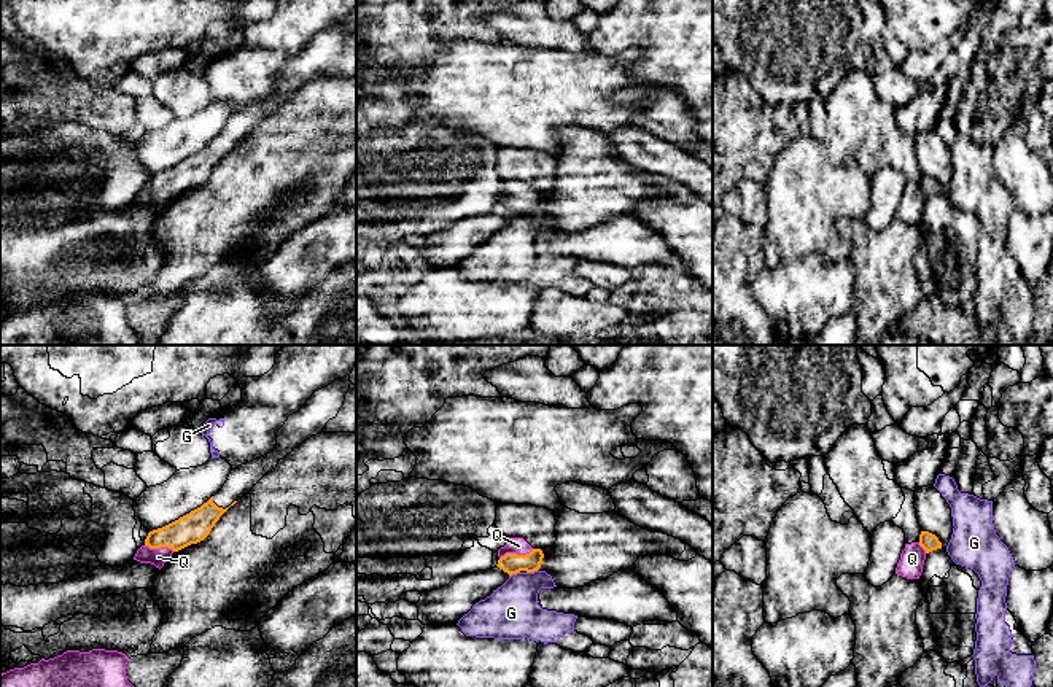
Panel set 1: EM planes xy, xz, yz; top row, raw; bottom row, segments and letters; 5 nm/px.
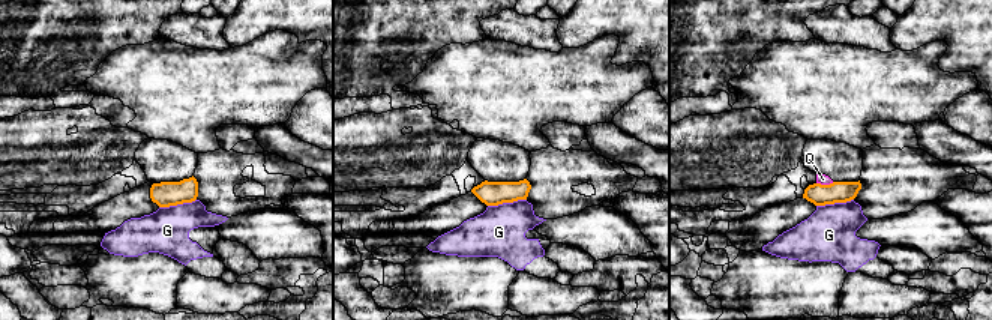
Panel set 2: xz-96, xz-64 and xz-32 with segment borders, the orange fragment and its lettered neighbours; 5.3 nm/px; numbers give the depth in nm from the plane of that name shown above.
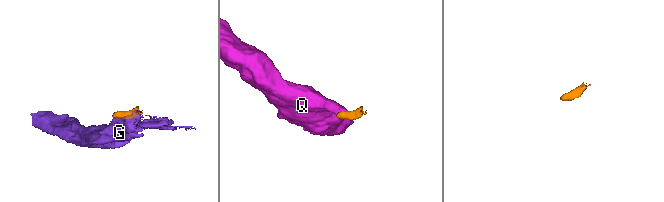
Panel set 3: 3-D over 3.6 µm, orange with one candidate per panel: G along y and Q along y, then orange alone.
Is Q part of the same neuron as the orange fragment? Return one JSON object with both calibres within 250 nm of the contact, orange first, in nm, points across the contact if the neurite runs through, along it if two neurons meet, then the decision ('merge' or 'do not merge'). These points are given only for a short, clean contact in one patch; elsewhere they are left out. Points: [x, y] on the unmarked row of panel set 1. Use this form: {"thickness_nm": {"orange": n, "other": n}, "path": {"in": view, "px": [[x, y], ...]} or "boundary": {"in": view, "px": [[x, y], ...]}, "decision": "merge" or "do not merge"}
{"thickness_nm": {"orange": 110, "other": 90}, "path": {"in": "xz", "px": [[511, 207], [516, 197], [519, 190]]}, "decision": "merge"}

